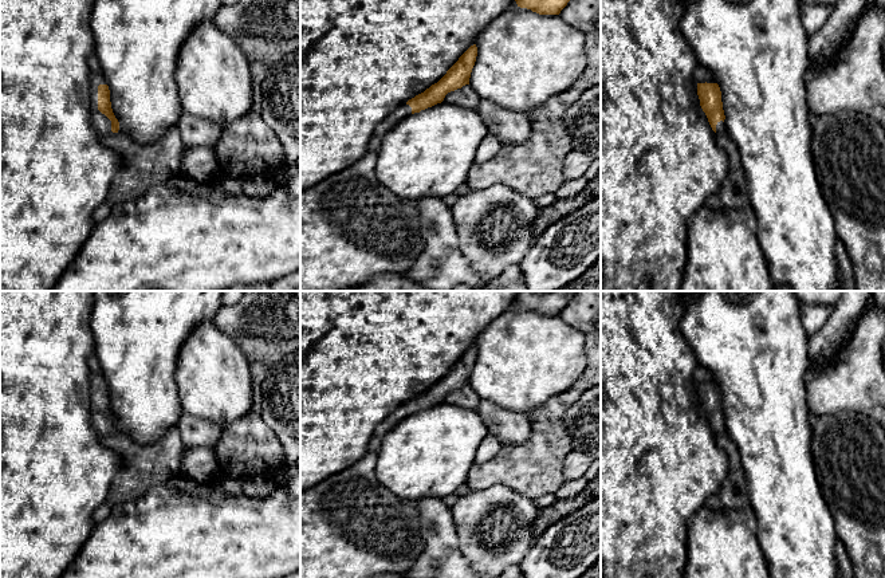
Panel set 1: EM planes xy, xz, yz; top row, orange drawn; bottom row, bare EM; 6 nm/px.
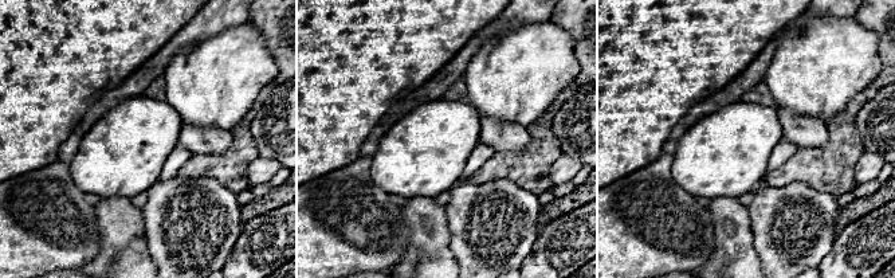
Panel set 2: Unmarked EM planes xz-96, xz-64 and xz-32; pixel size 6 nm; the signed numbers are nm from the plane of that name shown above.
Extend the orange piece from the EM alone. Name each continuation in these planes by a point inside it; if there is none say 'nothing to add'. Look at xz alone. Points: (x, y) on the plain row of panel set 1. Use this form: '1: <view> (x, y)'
1: xz (404, 411)

